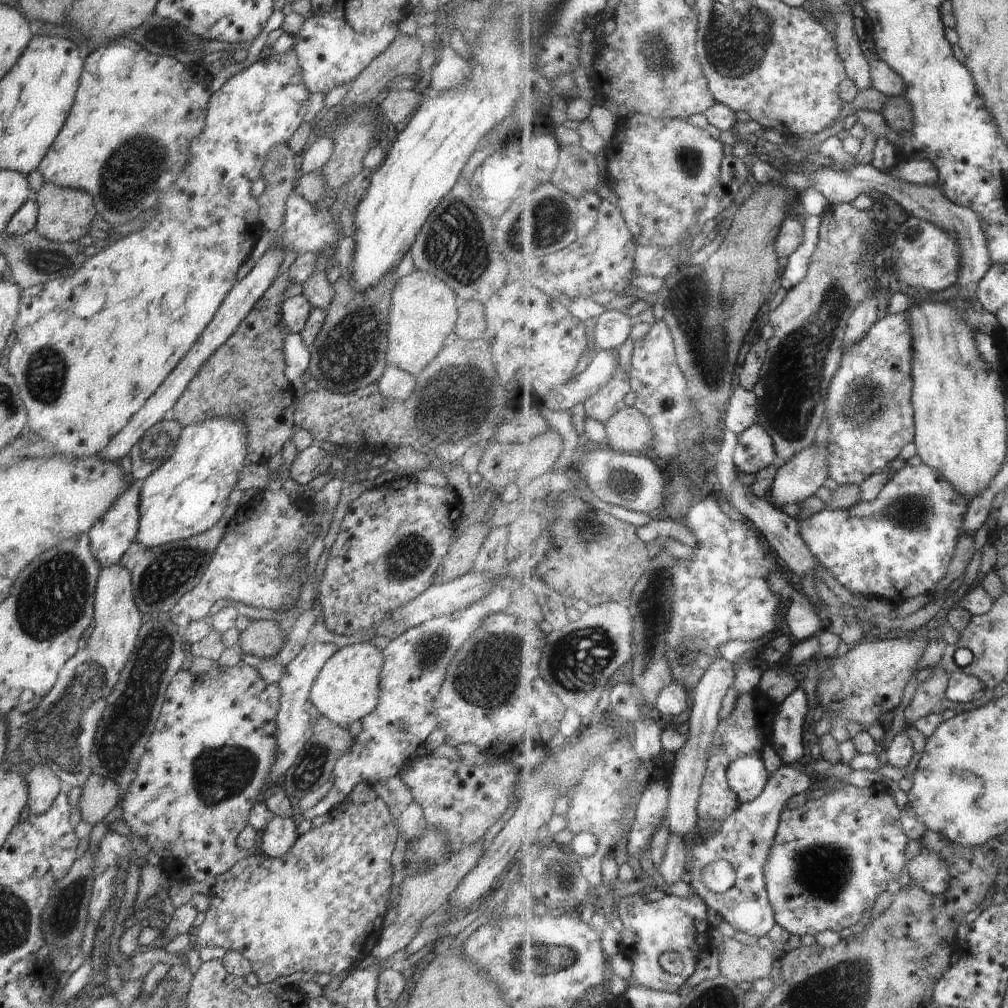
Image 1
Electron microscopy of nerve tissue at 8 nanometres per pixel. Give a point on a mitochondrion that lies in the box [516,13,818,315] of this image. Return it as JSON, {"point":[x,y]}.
{"point":[660,57]}

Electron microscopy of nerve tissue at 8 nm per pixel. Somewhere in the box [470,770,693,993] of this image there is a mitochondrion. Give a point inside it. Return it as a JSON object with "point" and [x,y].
{"point":[526,961]}

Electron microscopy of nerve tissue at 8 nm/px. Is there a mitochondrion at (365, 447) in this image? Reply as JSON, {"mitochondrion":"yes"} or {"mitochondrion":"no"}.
{"mitochondrion":"no"}

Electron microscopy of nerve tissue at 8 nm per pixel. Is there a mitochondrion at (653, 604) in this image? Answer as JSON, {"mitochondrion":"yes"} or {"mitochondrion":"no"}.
{"mitochondrion":"yes"}

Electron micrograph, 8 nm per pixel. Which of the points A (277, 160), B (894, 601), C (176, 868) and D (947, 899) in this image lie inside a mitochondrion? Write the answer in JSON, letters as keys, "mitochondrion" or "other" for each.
{"A":"mitochondrion","B":"other","C":"other","D":"other"}

